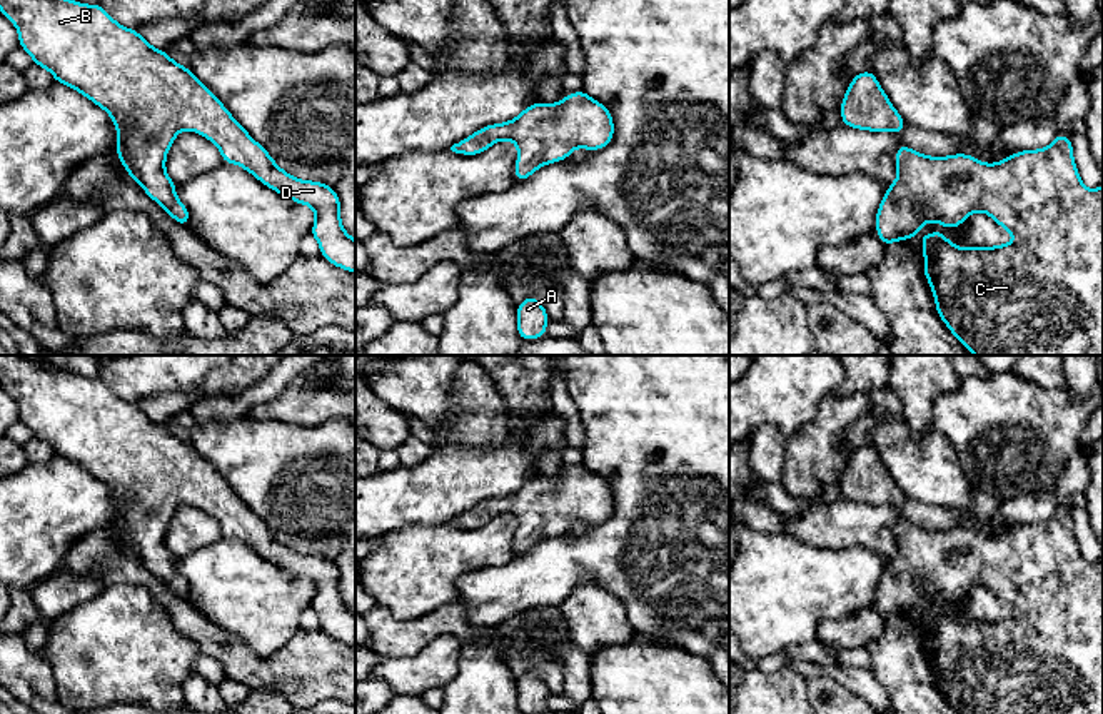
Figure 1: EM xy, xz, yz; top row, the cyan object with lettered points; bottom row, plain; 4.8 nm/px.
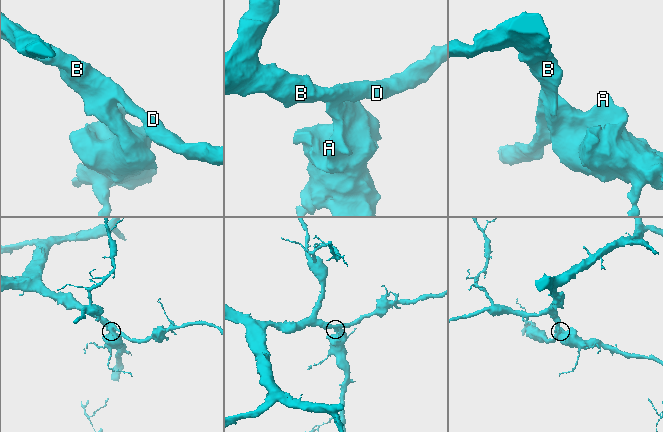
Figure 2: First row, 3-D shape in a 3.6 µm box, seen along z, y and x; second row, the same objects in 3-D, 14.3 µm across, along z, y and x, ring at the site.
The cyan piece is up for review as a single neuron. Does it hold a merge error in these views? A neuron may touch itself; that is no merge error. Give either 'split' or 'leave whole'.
leave whole

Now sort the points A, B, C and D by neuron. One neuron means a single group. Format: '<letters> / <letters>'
A B C D

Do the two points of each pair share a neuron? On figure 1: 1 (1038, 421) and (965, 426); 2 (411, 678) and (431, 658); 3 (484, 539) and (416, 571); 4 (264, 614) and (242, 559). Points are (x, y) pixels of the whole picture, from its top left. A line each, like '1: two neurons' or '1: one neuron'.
1: one neuron
2: one neuron
3: one neuron
4: one neuron

